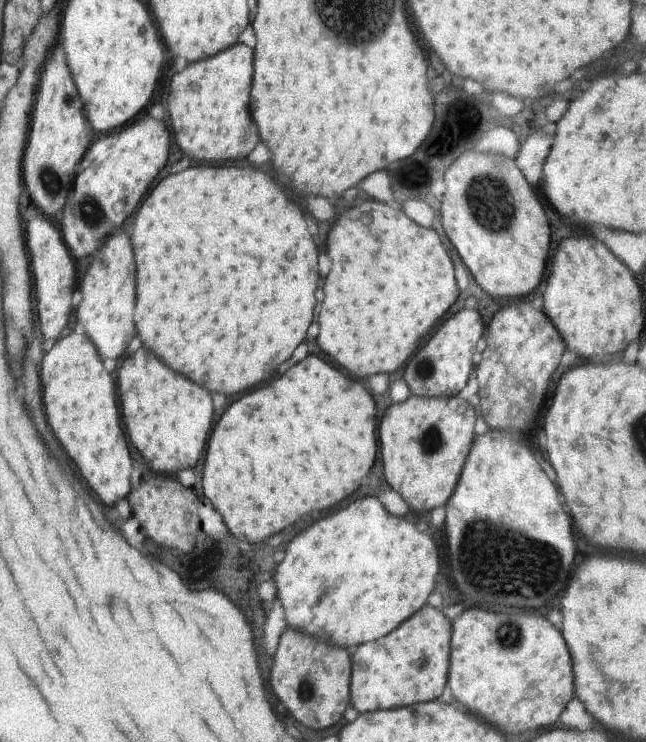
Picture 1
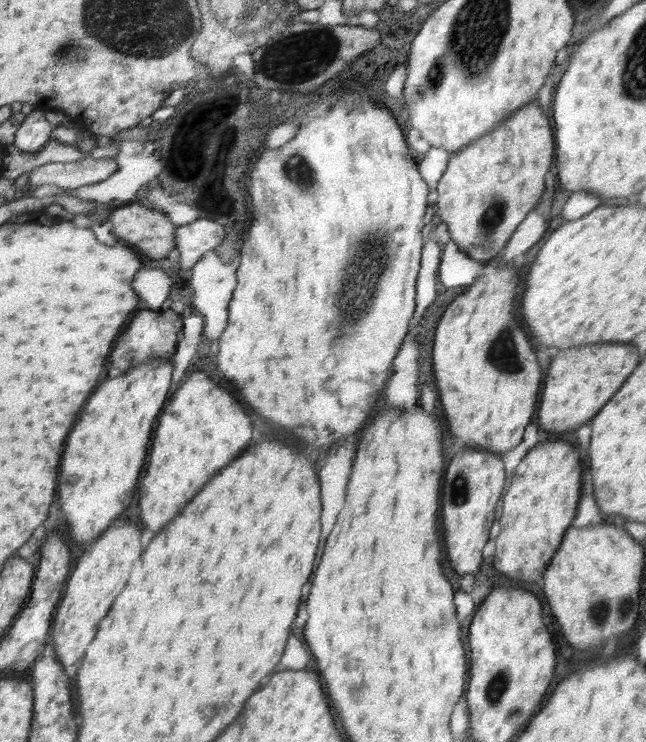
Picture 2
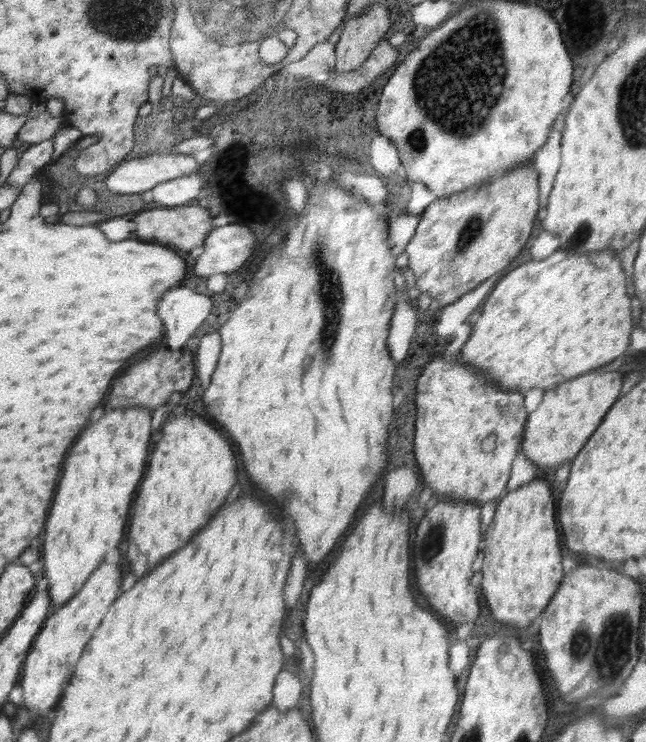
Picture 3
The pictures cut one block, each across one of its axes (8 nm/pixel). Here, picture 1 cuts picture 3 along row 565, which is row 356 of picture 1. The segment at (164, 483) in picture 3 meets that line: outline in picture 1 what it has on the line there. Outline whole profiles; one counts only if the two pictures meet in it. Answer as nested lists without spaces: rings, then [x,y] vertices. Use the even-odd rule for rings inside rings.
[[[150,350],[146,364],[122,364],[117,375],[126,430],[148,464],[146,469],[170,474],[194,468],[206,448],[214,420],[210,392],[162,364]]]

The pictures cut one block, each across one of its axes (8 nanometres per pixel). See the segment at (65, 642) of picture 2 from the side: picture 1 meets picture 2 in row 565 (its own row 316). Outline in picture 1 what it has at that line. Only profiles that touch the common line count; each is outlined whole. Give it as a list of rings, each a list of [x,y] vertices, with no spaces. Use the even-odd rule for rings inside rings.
[[[121,229],[112,233],[94,253],[92,262],[94,264],[90,264],[90,270],[86,270],[86,276],[80,284],[82,301],[76,315],[77,324],[80,322],[84,326],[82,332],[88,332],[88,338],[102,362],[107,359],[116,360],[126,352],[128,342],[136,336],[136,264],[128,234],[124,234]]]

